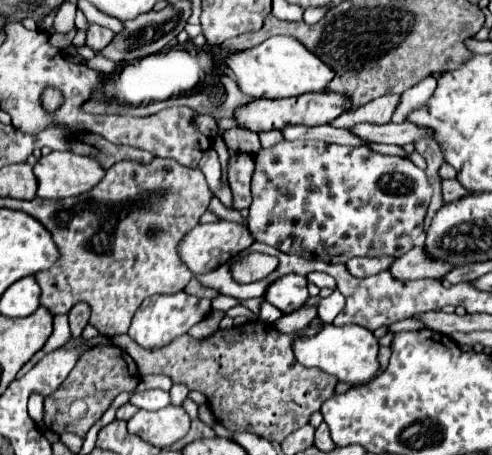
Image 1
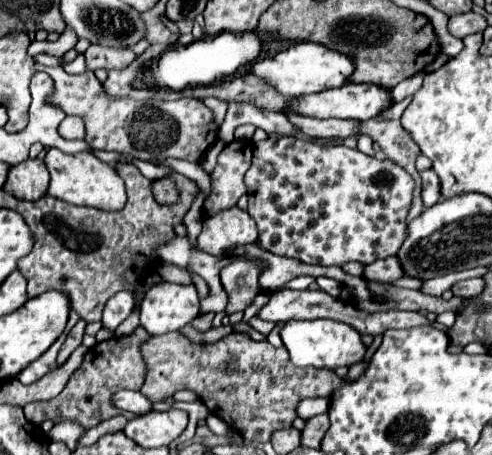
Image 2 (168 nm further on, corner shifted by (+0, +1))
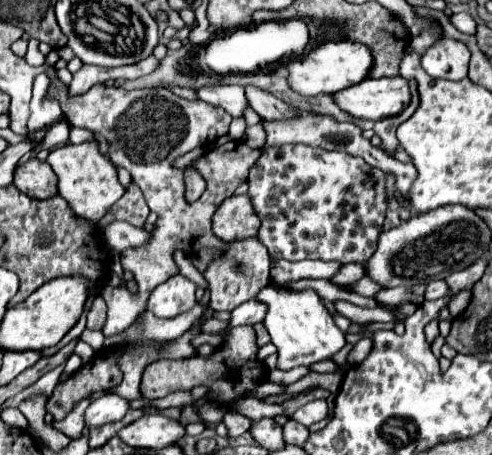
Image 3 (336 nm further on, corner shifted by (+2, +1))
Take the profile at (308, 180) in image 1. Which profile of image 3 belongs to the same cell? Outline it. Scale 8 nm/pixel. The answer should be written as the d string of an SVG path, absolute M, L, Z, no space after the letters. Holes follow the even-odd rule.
M286 145L266 147L262 159L252 167L248 183L252 205L262 219L258 239L266 245L272 257L288 261L322 259L338 263L364 263L374 253L380 227L386 215L386 191L382 171L354 159L352 155L338 155L338 151L322 151L320 147Z

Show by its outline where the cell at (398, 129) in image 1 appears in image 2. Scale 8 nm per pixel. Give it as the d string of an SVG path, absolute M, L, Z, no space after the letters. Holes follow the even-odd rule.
M288 115L288 119L300 127L302 133L310 135L310 137L360 137L360 121L356 119L308 119L302 115Z

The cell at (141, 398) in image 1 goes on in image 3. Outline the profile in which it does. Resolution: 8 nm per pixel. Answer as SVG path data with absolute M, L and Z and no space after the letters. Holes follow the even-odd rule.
M102 395L90 403L90 407L84 411L84 427L94 429L106 423L120 421L126 411L130 409L128 401L120 395Z

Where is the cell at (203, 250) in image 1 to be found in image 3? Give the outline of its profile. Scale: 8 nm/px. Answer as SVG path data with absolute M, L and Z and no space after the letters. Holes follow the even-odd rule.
M232 195L222 201L212 219L212 231L222 241L256 237L260 219L252 207L250 195Z

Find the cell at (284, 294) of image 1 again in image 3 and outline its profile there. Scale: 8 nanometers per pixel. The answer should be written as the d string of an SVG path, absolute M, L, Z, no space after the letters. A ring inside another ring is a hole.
M254 299L242 303L240 307L236 307L230 313L230 327L238 327L238 325L256 325L262 321L262 315L266 313L266 309L262 307L262 303L254 303Z

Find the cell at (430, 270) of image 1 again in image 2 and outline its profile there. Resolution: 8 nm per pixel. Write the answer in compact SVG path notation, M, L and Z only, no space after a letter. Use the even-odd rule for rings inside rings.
M396 255L388 257L388 259L378 259L376 263L370 263L366 265L366 271L364 271L364 279L380 279L380 281L396 281L400 277L404 277L404 269L402 269L402 263Z

